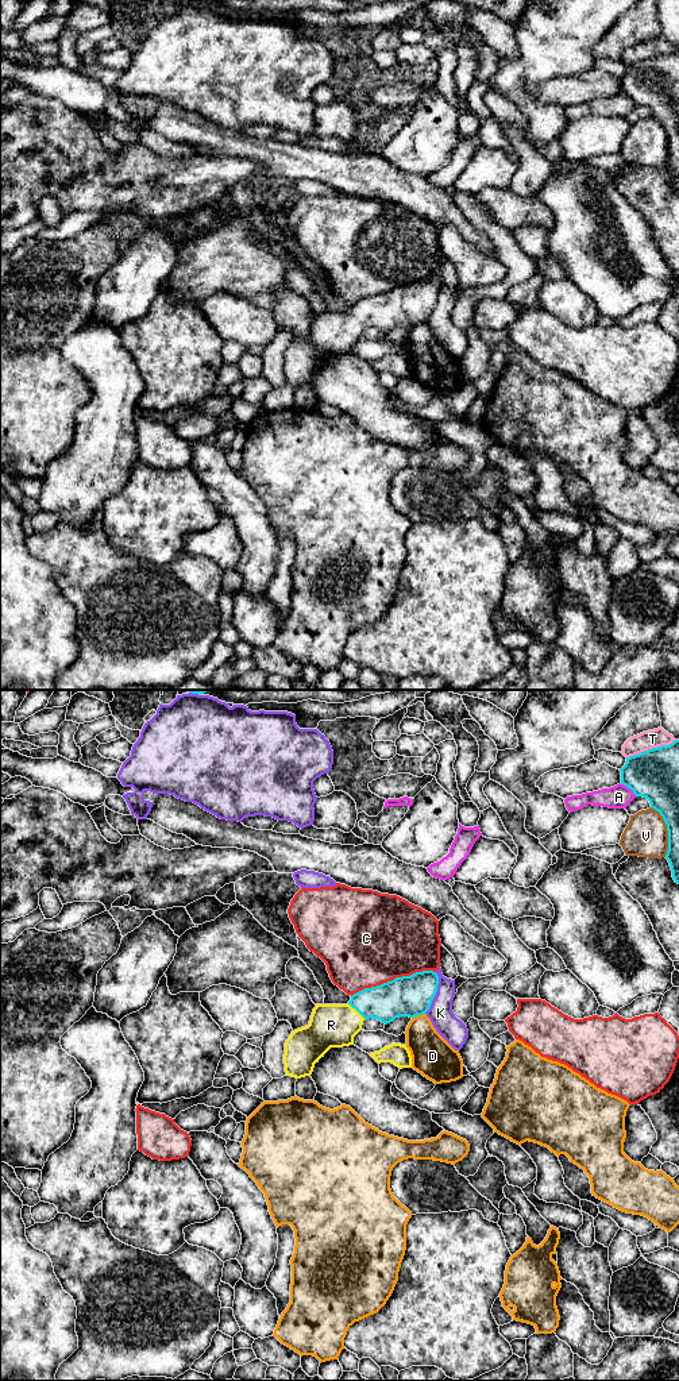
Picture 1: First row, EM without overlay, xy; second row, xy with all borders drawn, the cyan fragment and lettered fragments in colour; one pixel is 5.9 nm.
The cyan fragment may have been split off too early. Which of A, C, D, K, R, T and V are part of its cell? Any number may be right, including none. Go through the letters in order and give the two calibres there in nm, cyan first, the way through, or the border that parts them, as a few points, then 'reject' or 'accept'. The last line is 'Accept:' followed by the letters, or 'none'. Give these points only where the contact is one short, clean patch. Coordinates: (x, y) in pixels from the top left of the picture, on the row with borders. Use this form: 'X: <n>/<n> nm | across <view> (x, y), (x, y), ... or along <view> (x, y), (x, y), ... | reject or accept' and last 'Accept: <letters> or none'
A: 300/140 nm | reject
C: 240/480 nm | reject
D: 240/240 nm | reject
K: 240/150 nm | reject
R: 220/260 nm | across xy (393, 999), (370, 1002), (357, 1010), (346, 1021), (331, 1025) | accept
T: 300/110 nm | reject
V: 200/260 nm | reject
Accept: R

